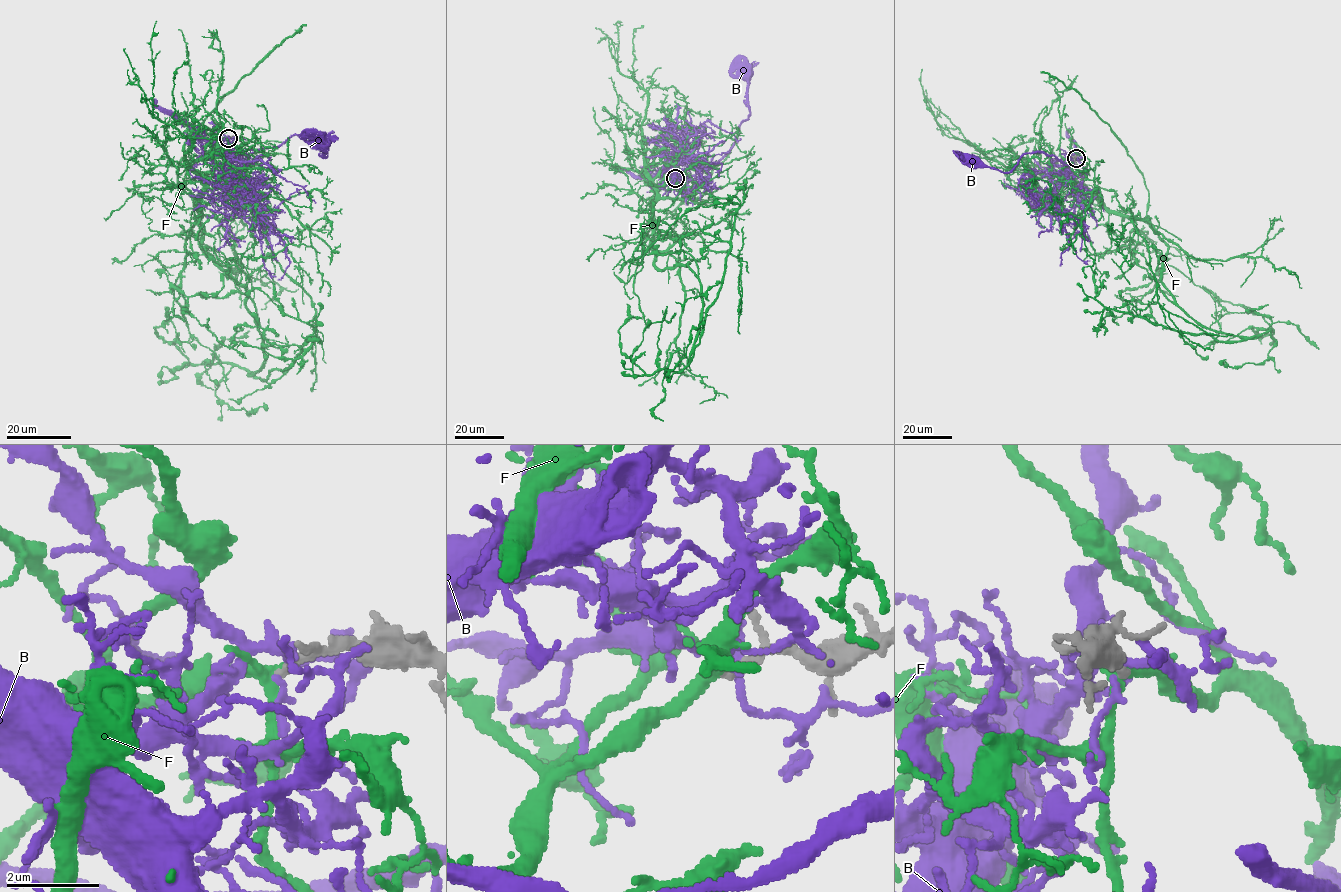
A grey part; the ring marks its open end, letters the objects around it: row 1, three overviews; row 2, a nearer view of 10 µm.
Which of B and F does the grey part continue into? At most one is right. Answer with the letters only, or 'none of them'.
F

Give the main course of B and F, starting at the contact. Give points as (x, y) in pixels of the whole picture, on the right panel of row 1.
B: (1075, 157), (1071, 161), (1088, 170), (1039, 152), (1026, 152), (1009, 171), (973, 162)
F: (1075, 158), (1101, 205), (1166, 244), (1174, 300), (1244, 339), (1107, 309), (1101, 326), (1115, 317)

